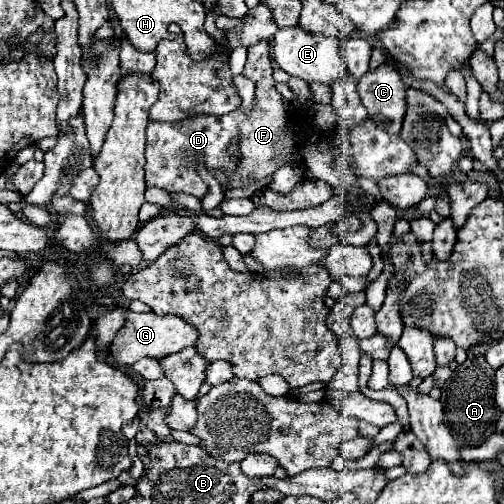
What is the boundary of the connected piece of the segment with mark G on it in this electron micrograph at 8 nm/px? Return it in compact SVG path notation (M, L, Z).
M127 312L125 326L117 332L115 340L111 342L111 352L113 352L117 362L131 366L137 360L147 358L147 356L161 358L161 356L167 356L167 354L175 354L175 352L179 352L187 346L195 346L197 338L199 338L197 328L193 324L185 322L183 318L175 316L175 314L159 316L159 314L153 314L153 312L147 312L147 314Z

